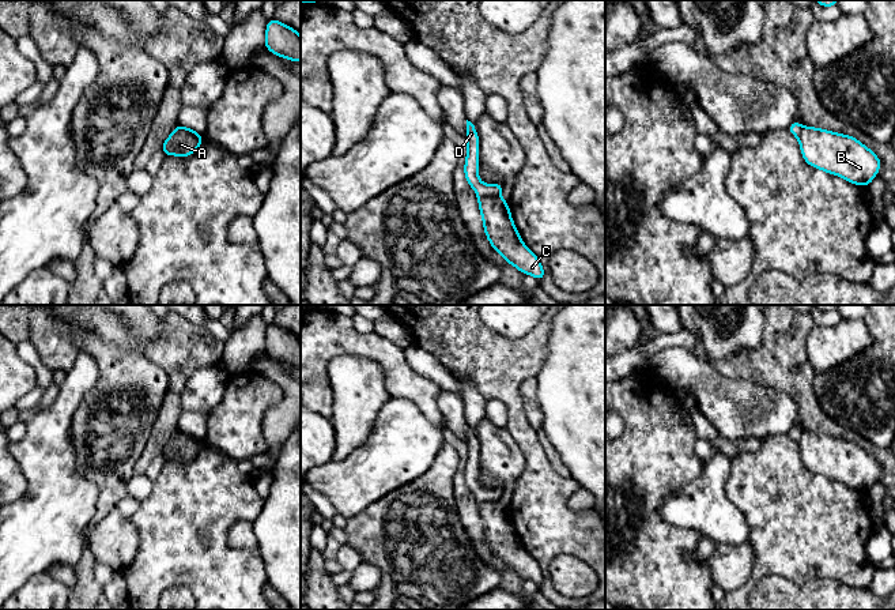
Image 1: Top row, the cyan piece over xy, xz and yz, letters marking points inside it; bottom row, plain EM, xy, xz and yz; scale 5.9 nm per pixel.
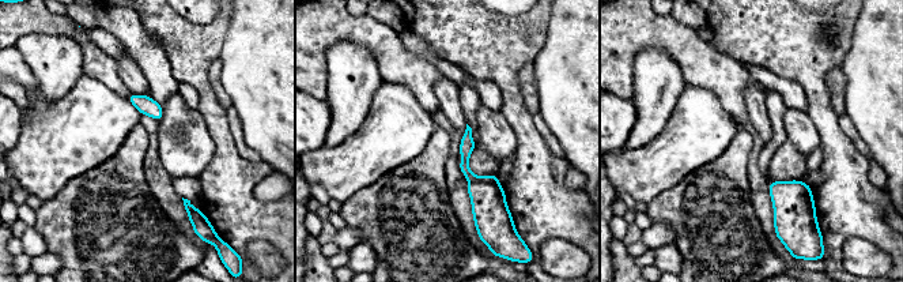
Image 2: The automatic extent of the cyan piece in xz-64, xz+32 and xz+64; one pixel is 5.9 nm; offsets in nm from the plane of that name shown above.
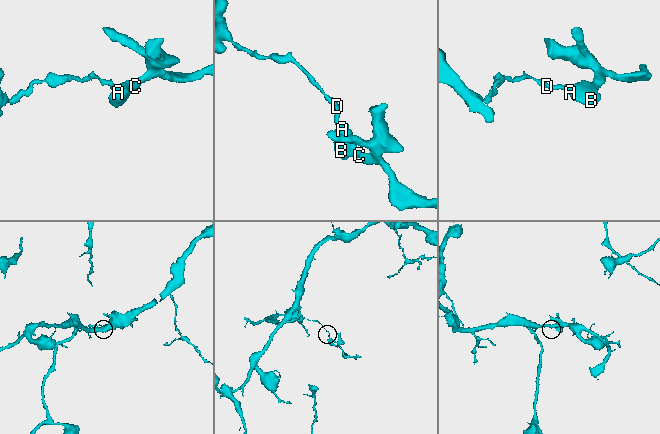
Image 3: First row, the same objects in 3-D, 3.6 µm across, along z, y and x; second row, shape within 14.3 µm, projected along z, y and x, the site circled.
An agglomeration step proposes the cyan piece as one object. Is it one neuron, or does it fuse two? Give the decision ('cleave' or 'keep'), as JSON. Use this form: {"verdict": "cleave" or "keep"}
{"verdict": "cleave"}

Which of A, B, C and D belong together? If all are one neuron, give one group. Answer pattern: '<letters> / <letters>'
A B C / D

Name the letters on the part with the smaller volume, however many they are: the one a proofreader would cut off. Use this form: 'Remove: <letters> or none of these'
Remove: A, B, C

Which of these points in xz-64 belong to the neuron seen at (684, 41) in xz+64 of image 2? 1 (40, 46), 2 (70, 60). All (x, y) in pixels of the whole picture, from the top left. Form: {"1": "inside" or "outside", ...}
{"1": "outside", "2": "outside"}

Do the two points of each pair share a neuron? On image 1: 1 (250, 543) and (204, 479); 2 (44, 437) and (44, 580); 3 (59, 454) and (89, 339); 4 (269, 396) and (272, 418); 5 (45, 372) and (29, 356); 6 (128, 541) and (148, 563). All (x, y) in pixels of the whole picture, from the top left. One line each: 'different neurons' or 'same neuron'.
1: different neurons
2: different neurons
3: different neurons
4: different neurons
5: same neuron
6: different neurons

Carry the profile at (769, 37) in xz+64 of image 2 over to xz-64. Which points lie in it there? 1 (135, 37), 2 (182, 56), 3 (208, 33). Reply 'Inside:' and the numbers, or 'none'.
Inside: 2, 3

